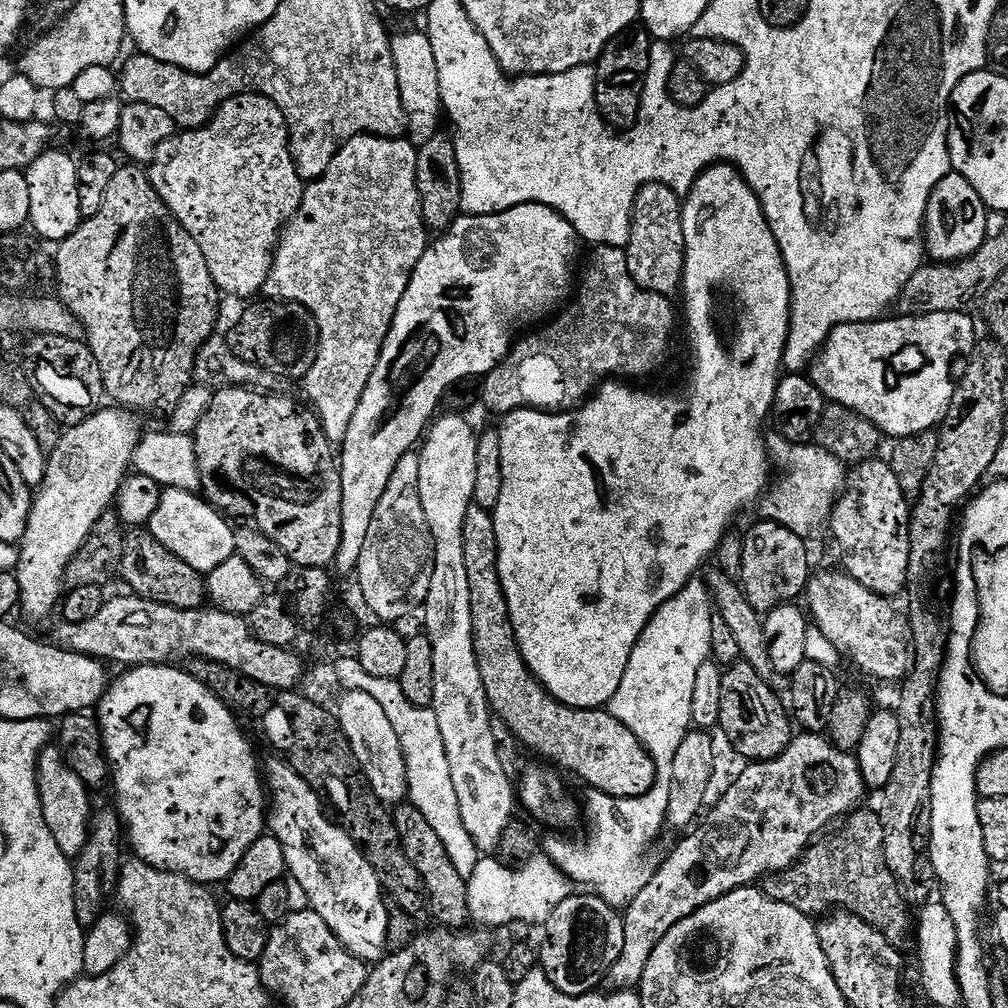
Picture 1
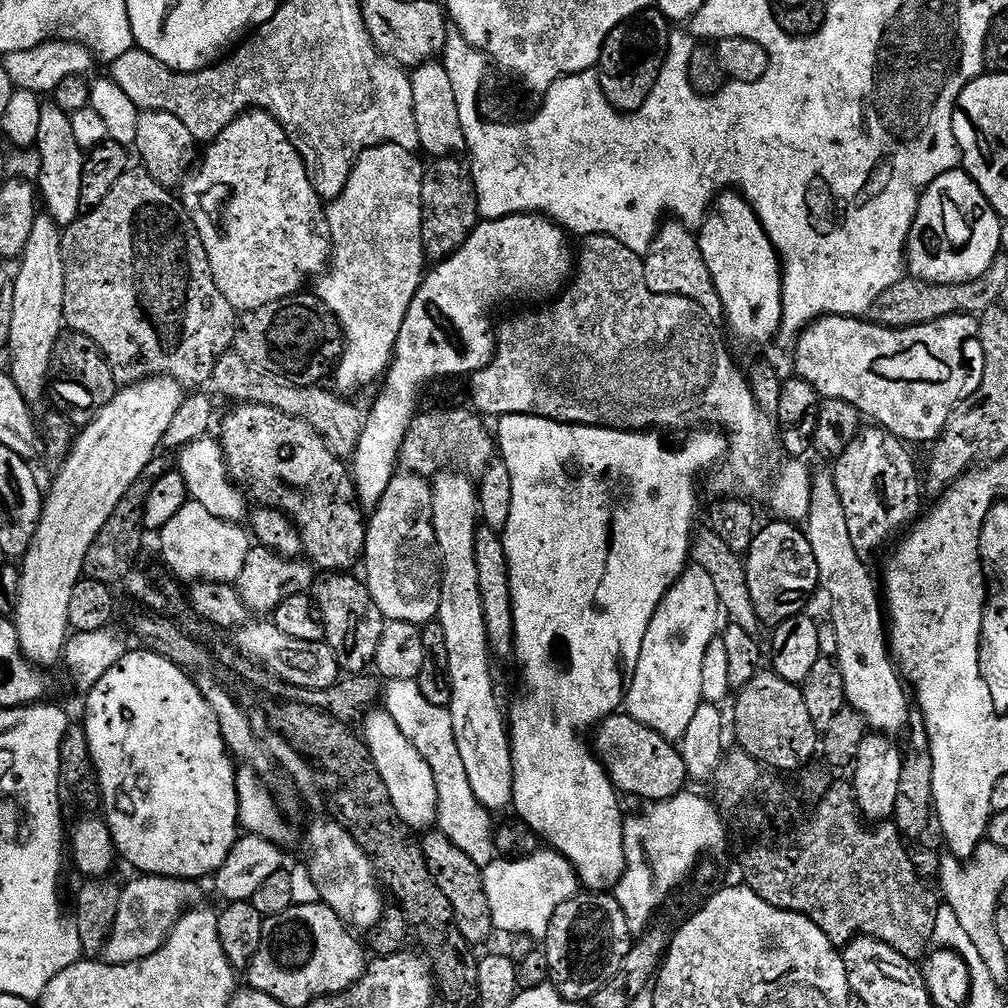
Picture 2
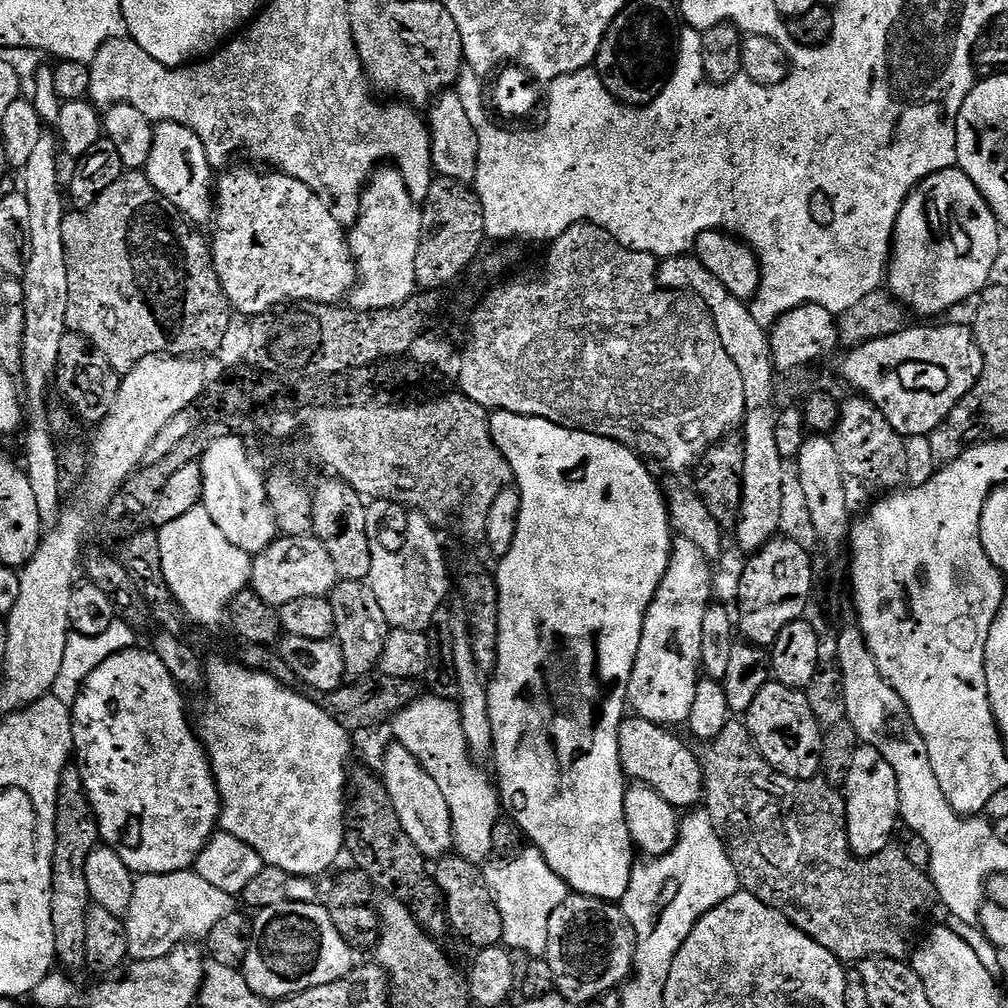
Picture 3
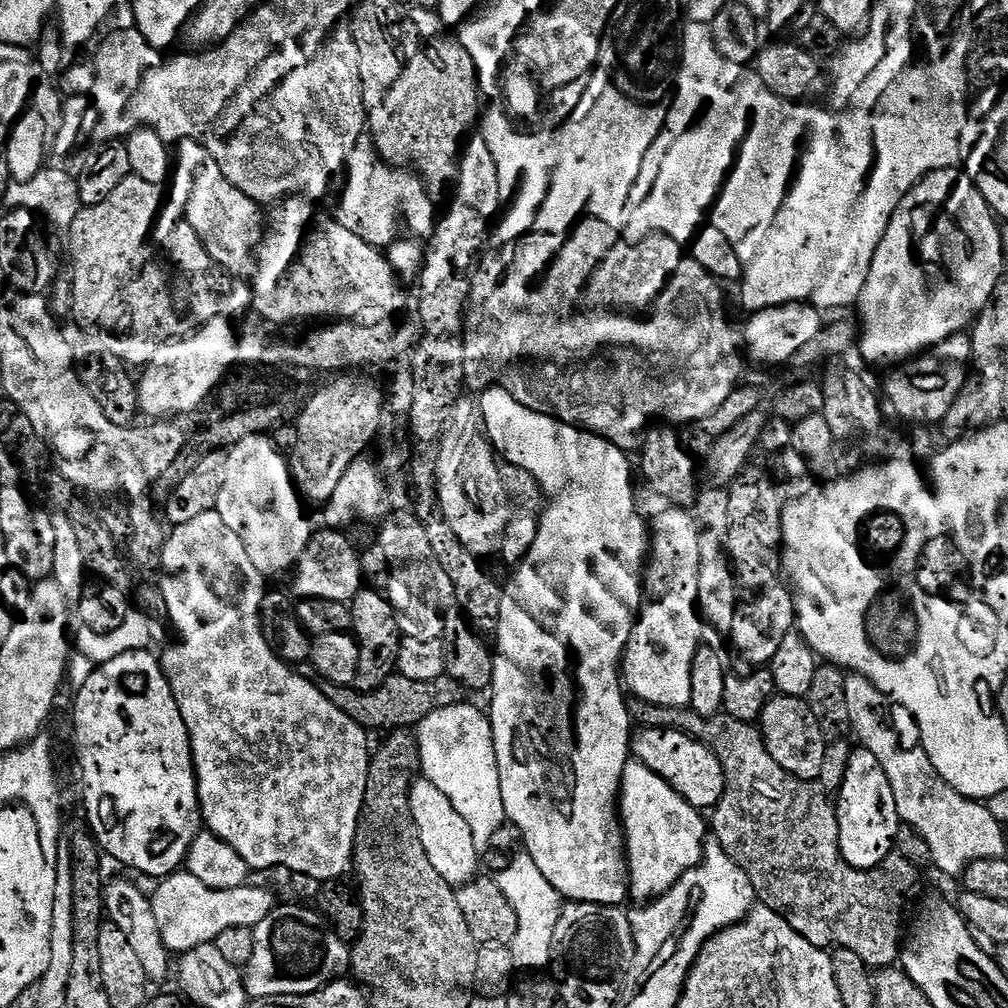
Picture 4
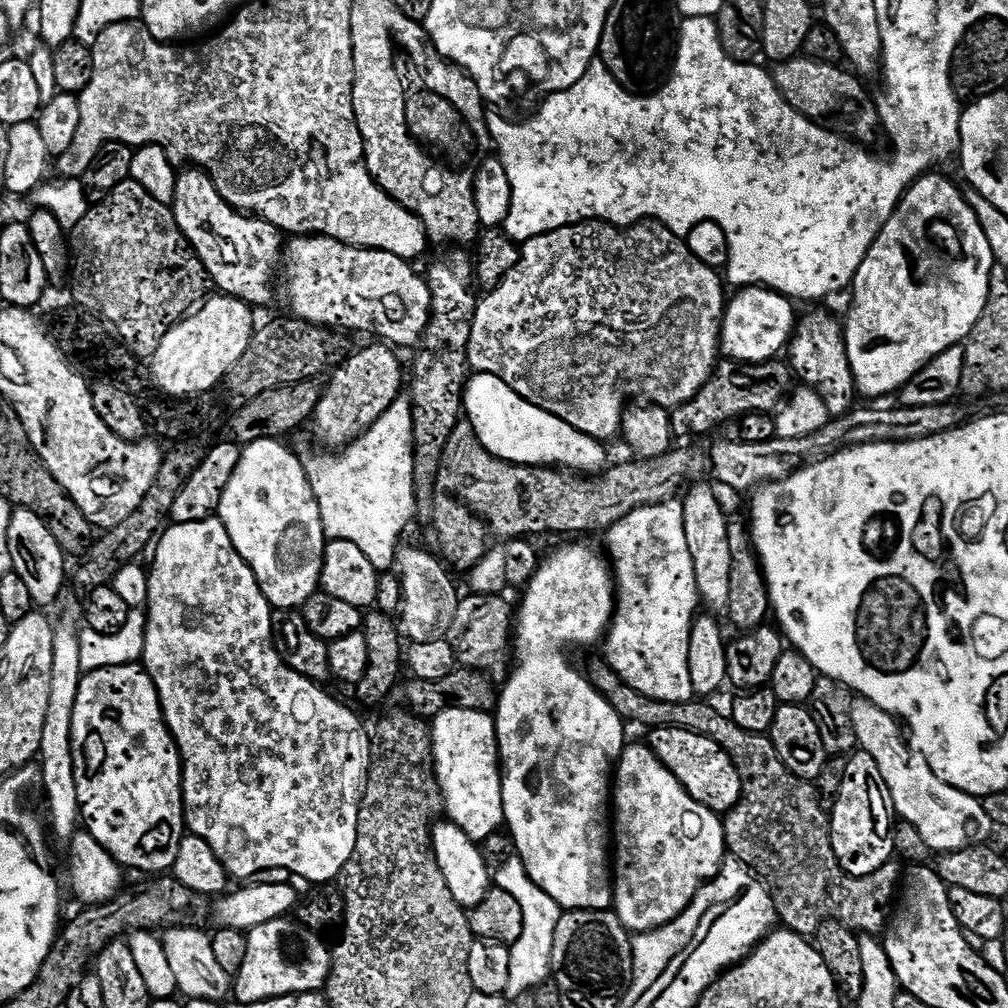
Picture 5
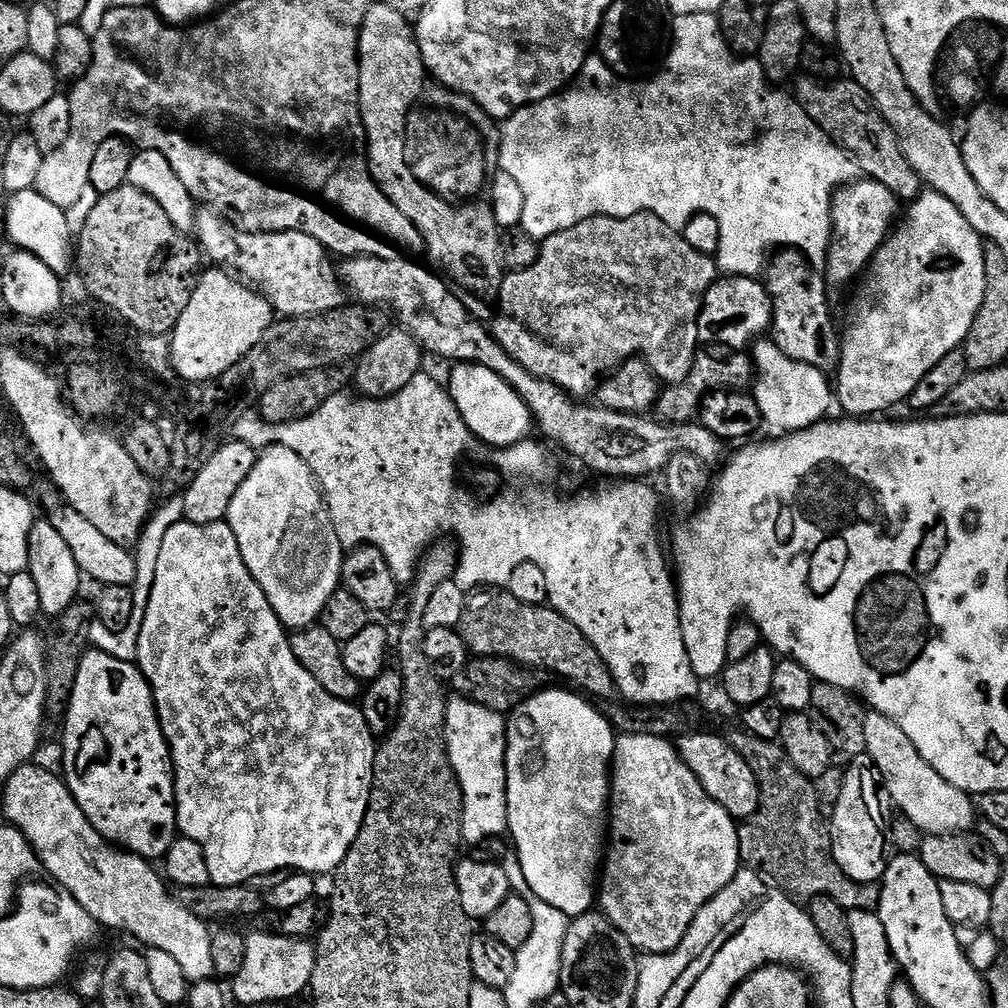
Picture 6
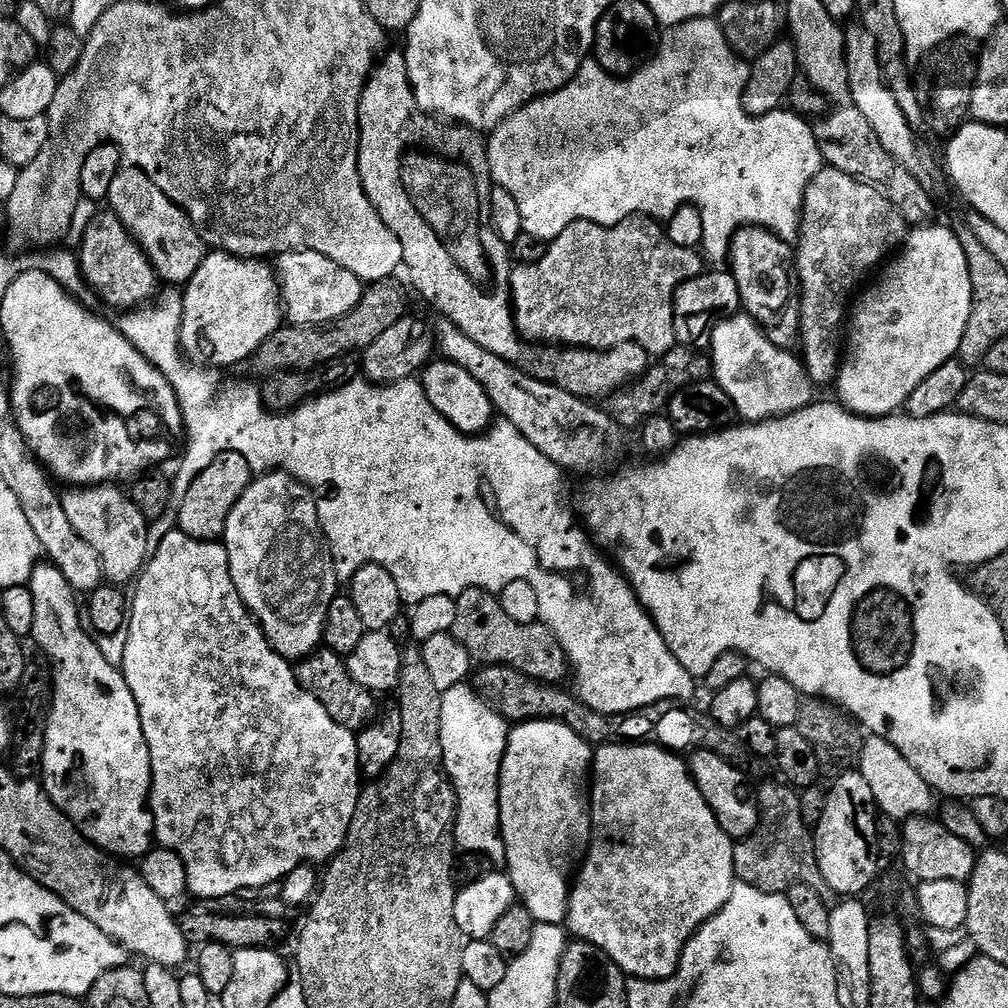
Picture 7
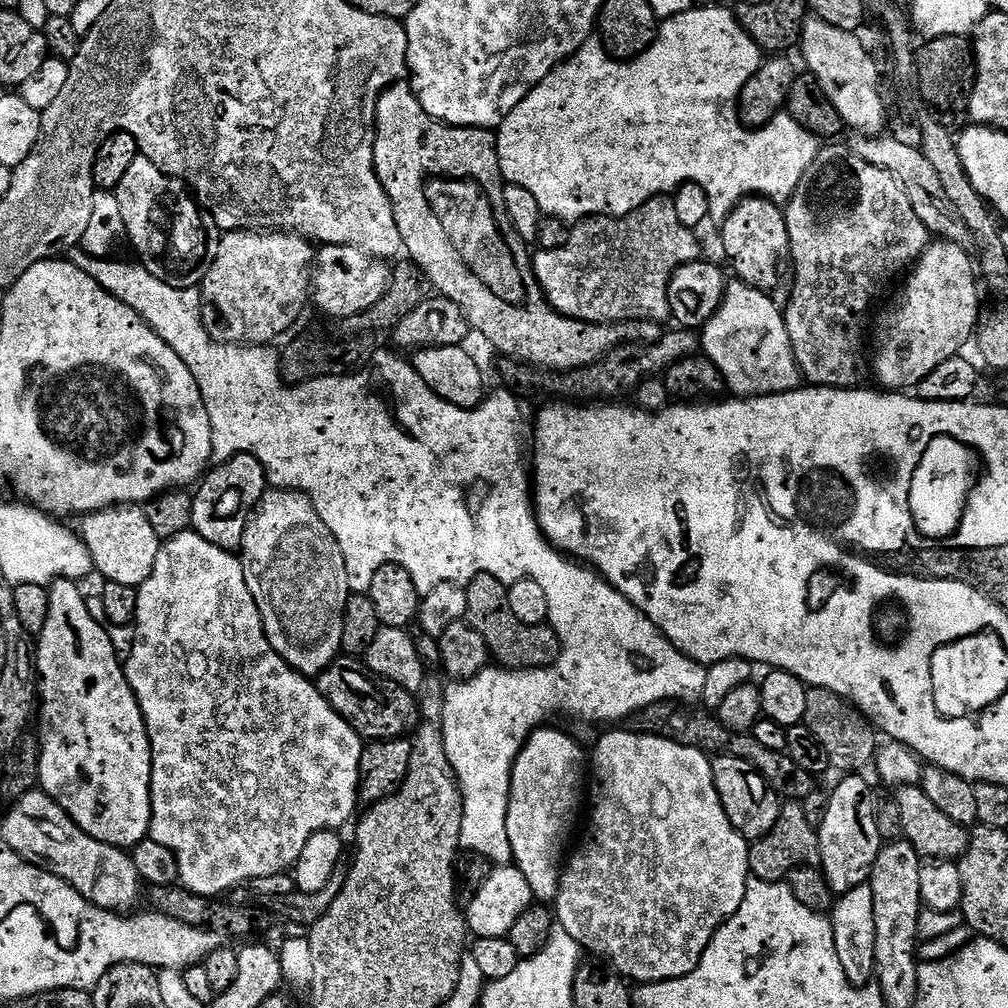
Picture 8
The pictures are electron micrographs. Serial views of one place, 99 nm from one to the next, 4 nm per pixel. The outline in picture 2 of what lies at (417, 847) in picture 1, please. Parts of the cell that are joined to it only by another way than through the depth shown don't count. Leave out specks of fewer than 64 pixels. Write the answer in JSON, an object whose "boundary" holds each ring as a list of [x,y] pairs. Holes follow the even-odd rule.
{"boundary":[[[428,830],[423,833],[423,836],[419,846],[424,851],[426,866],[438,890],[446,894],[454,910],[454,918],[462,938],[466,938],[468,944],[479,946],[488,935],[493,935],[494,932],[492,915],[484,894],[484,878],[481,869],[474,862],[470,862],[470,858],[466,858],[466,854],[462,854],[462,850],[458,850],[458,846],[454,846],[454,842],[450,842],[450,838],[446,838],[444,832]]]}

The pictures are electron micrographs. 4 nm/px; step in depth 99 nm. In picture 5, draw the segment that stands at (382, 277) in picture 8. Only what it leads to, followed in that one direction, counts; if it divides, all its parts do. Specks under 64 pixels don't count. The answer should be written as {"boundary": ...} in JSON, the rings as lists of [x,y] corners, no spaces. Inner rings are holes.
{"boundary":[[[195,166],[187,170],[189,172],[181,171],[176,178],[176,221],[204,263],[211,283],[217,284],[223,295],[245,300],[247,304],[259,306],[270,303],[272,279],[275,276],[277,279],[286,248],[285,237],[270,222],[253,218],[228,204],[207,172]]]}

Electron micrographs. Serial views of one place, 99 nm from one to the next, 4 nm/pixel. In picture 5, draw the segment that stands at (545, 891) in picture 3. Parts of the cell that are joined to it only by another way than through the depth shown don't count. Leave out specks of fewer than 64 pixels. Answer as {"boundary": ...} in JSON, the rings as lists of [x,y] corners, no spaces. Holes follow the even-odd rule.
{"boundary":[[[515,855],[506,862],[506,866],[495,869],[495,887],[506,890],[518,898],[518,906],[522,906],[522,938],[510,947],[510,982],[507,995],[520,996],[531,993],[552,976],[552,951],[554,950],[554,930],[558,926],[562,909],[550,894],[546,894],[528,877],[524,861]]]}

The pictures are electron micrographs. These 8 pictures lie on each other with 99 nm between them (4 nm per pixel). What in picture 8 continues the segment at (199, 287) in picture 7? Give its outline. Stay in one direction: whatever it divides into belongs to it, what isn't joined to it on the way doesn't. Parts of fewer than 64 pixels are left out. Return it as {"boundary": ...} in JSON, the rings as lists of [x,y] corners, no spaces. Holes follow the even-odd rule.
{"boundary":[[[245,230],[242,232],[225,232],[219,237],[215,245],[216,257],[212,259],[210,270],[206,274],[204,283],[200,288],[200,312],[204,316],[206,330],[214,339],[225,344],[243,344],[245,346],[268,346],[279,338],[283,332],[288,332],[296,324],[296,319],[304,312],[304,303],[310,300],[310,273],[314,268],[314,248],[305,237],[298,236],[294,232],[278,232],[275,230]]]}

